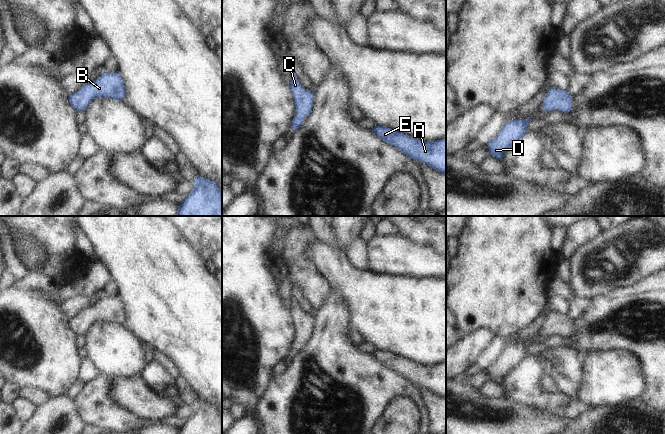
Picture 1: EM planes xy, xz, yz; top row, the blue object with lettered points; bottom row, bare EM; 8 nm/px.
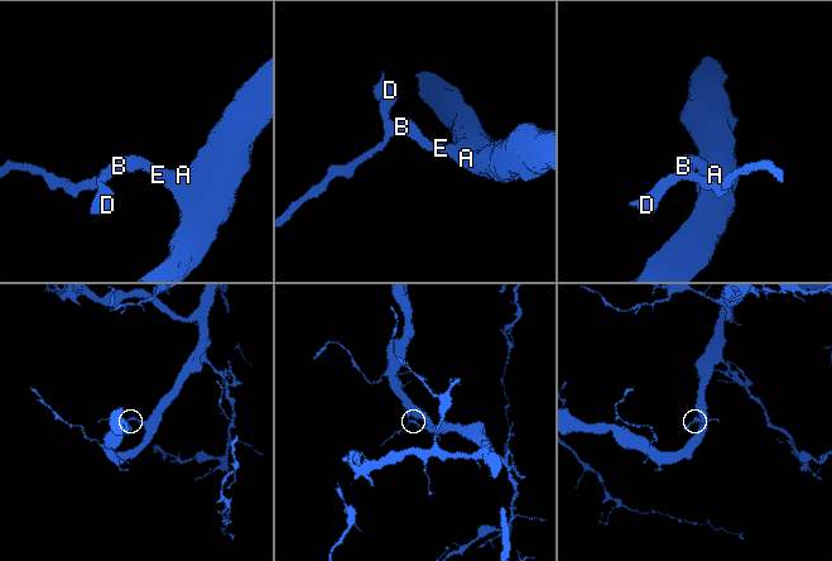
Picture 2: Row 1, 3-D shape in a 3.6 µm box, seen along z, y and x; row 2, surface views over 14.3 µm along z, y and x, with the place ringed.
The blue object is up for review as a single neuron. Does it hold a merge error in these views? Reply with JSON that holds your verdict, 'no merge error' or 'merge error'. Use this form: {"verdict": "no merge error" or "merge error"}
{"verdict": "no merge error"}

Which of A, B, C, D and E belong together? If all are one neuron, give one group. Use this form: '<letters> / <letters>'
A B C D E

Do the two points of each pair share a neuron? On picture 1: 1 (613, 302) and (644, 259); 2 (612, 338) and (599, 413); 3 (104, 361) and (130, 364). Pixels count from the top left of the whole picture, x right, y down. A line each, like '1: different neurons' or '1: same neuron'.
1: different neurons
2: different neurons
3: same neuron

